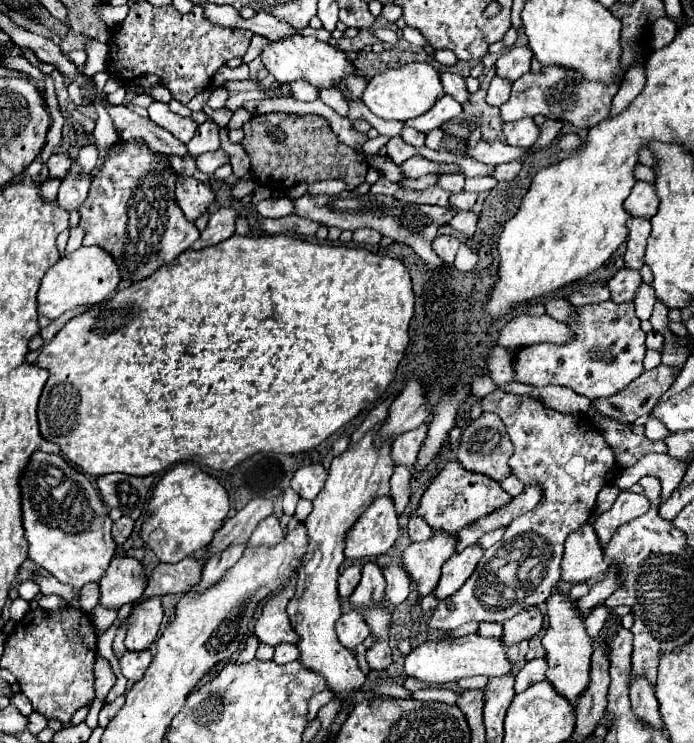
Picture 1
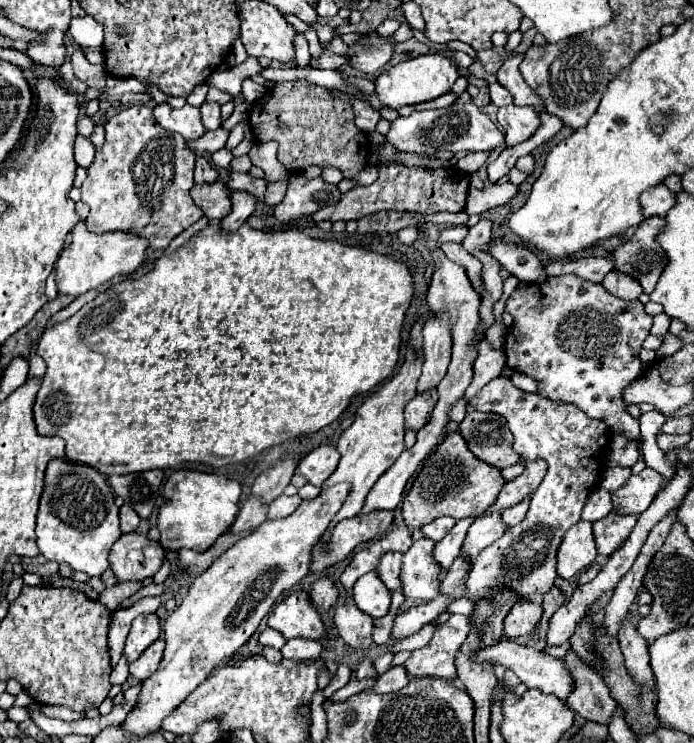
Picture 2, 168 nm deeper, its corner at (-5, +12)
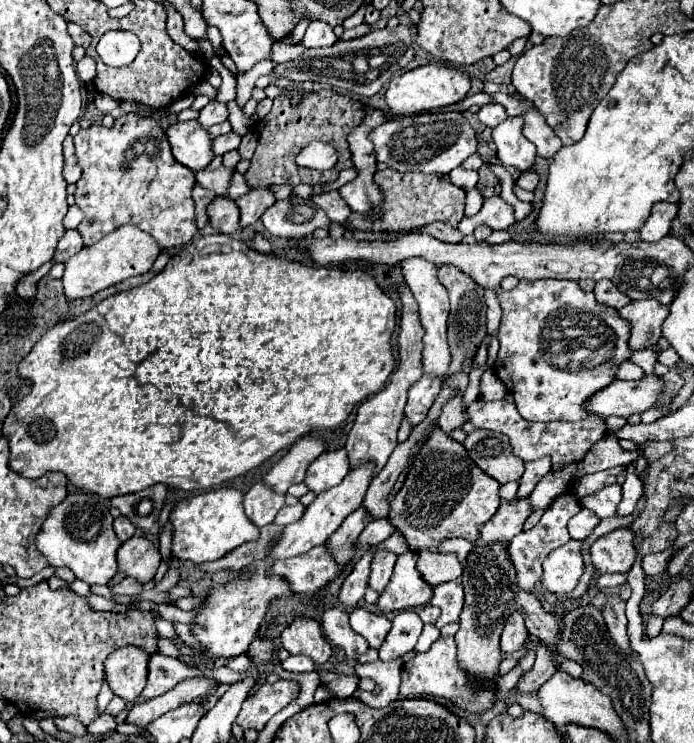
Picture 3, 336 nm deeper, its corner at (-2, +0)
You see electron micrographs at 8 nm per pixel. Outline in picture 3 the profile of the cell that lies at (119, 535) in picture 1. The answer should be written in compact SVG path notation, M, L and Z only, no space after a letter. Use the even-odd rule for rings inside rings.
M127 516L115 518L115 534L117 534L117 538L119 538L121 542L125 542L127 538L131 538L135 532L137 532L137 528L129 522Z

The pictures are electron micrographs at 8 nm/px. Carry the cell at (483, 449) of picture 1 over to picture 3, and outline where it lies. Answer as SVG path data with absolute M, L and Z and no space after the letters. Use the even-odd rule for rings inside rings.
M475 430L467 436L463 446L473 462L499 484L507 484L523 476L523 460L515 458L507 436L491 430Z

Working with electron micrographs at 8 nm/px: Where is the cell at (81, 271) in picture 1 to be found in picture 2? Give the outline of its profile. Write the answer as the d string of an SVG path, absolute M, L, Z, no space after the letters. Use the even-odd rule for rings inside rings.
M78 222L72 230L72 244L60 252L56 262L56 286L60 294L80 296L100 284L112 280L114 276L134 272L144 262L146 240L128 232L110 232L110 234L92 234L86 230L84 222Z

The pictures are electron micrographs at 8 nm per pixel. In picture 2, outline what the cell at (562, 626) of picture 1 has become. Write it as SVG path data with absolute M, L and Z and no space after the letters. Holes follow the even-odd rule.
M572 648L562 660L566 660L570 668L574 668L574 680L578 680L578 684L574 684L574 692L566 698L566 704L570 704L570 708L584 720L606 724L614 714L616 702L612 700L610 688L606 688L602 676L598 676L598 672L590 668L590 664L578 660L578 654Z

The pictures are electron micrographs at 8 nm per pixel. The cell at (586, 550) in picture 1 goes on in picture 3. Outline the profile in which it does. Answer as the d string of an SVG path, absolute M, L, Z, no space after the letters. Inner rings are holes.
M569 540L565 546L553 550L543 562L541 586L553 594L571 592L583 574L583 554L581 542Z

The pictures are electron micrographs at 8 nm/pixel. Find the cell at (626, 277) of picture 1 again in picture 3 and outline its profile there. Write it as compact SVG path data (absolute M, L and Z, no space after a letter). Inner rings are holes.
M601 280L601 282L597 282L595 288L593 288L593 294L595 294L595 298L597 298L601 304L611 306L611 308L615 308L615 310L619 310L619 308L623 308L623 304L631 302L623 292L619 292L619 290L615 288L615 284L611 284L611 280Z

